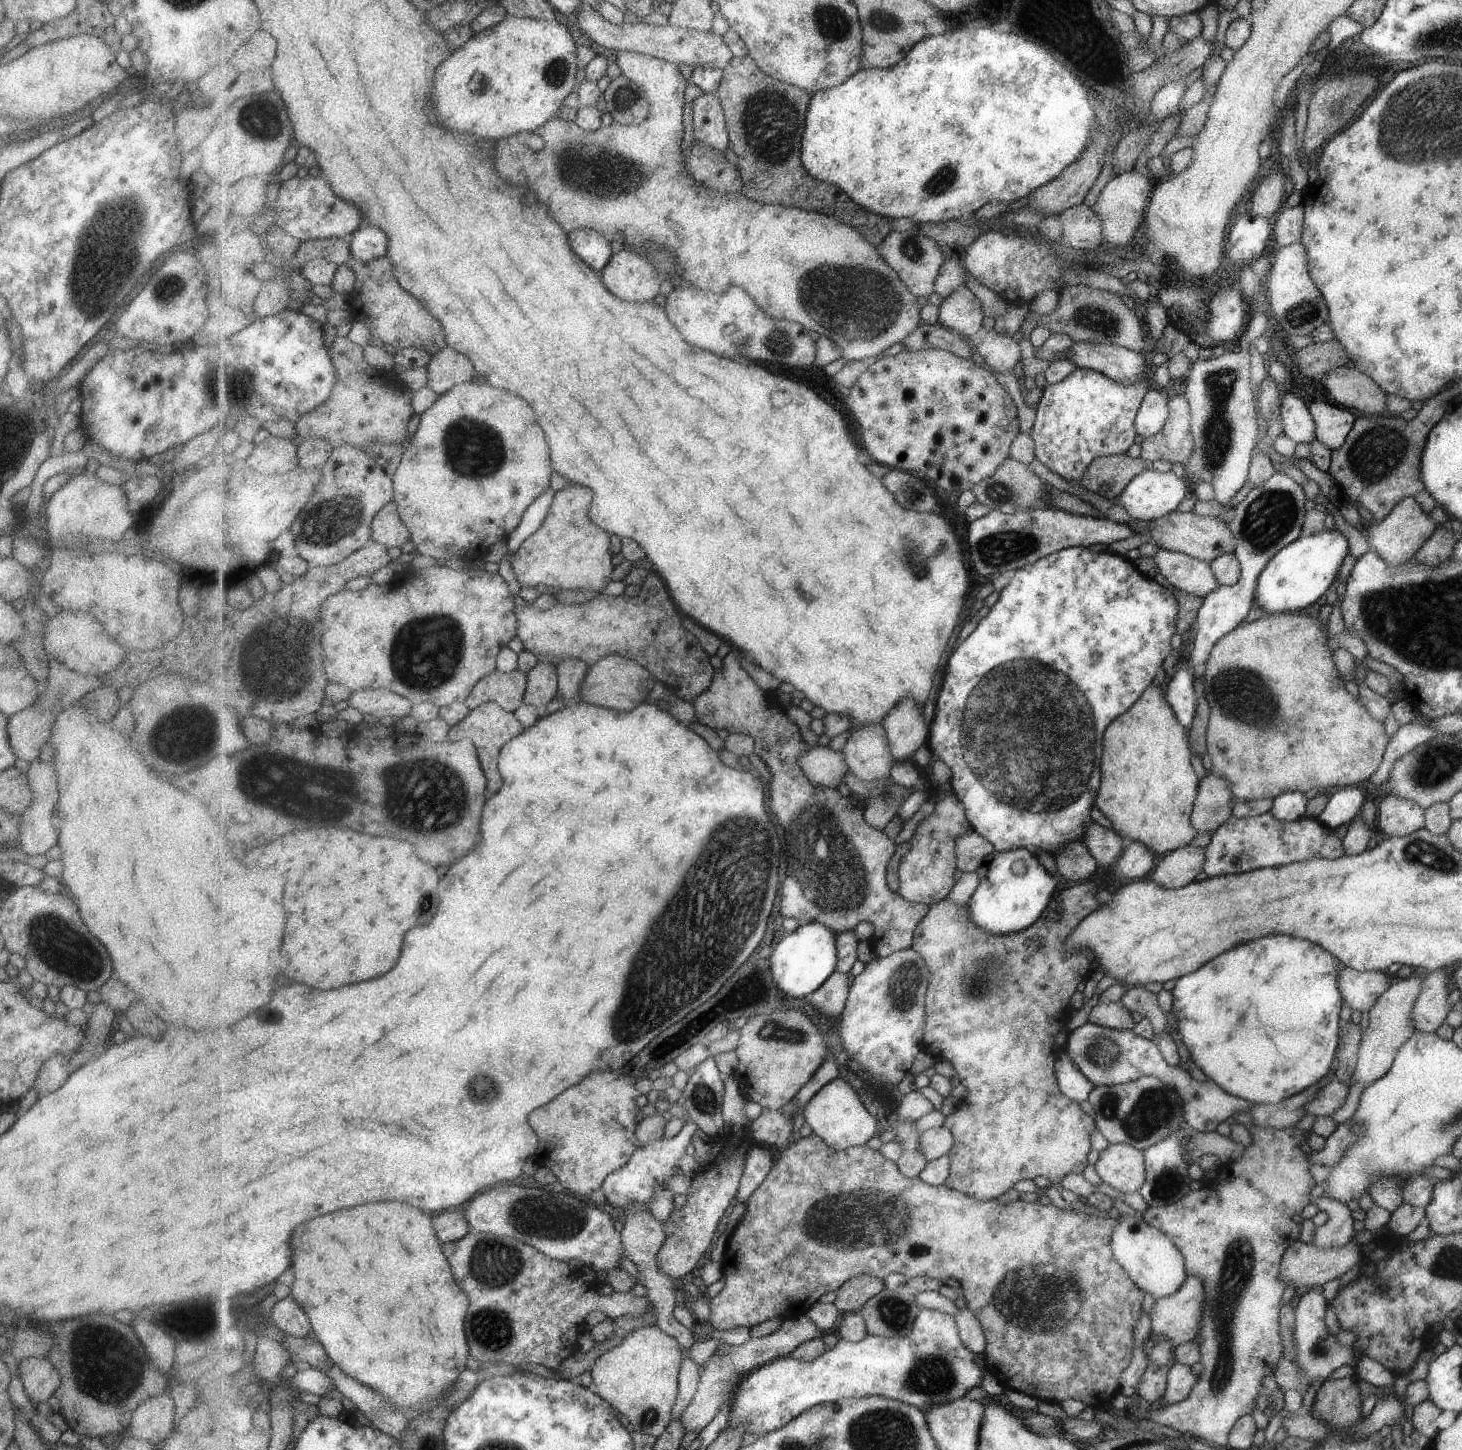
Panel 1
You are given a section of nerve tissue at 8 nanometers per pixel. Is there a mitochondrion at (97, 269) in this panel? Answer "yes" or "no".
yes

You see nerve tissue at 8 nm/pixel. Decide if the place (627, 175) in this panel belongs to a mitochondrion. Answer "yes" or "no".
yes

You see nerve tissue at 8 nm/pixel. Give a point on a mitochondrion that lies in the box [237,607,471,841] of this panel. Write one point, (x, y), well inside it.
(427, 653)

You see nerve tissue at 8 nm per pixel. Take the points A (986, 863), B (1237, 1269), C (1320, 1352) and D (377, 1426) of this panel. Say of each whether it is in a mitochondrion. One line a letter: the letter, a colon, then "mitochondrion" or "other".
A: other
B: mitochondrion
C: mitochondrion
D: other

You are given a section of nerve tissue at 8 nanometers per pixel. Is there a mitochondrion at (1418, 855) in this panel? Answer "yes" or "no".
yes

